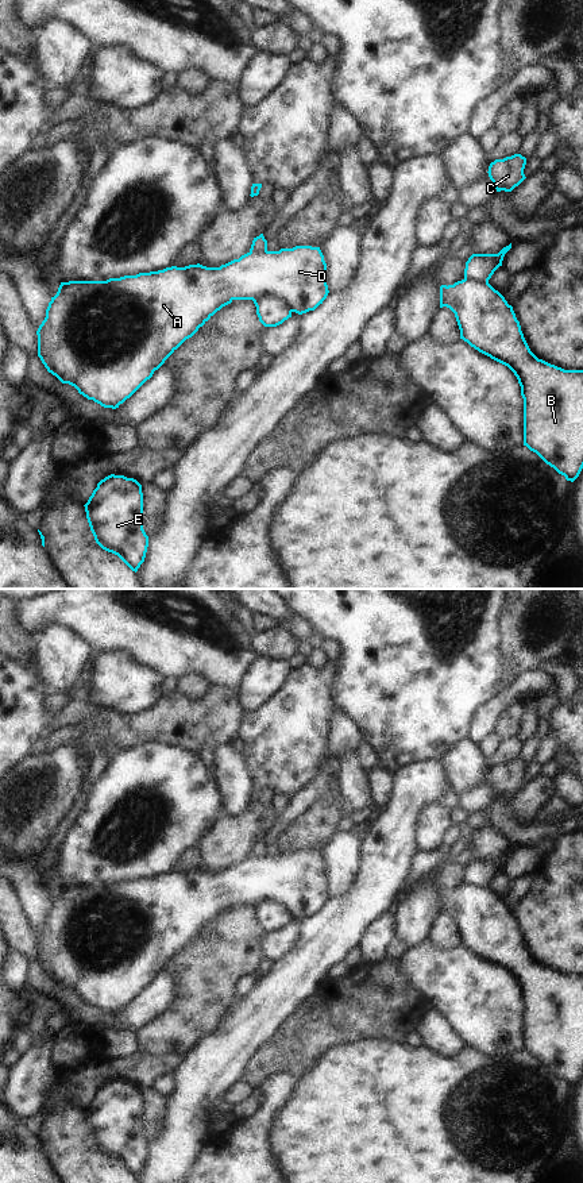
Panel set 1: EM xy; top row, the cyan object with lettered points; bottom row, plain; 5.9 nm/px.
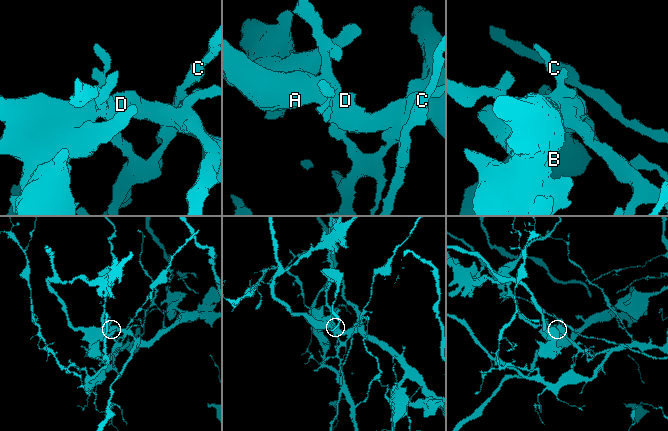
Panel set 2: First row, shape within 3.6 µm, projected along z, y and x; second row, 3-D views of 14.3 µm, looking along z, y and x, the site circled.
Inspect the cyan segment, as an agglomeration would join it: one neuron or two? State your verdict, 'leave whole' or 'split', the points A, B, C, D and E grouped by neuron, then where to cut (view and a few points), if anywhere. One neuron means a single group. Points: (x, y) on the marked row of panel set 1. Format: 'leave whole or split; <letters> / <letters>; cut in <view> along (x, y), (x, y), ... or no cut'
split; A B D E / C; cut in xy along (253, 300), (273, 295), (292, 311)

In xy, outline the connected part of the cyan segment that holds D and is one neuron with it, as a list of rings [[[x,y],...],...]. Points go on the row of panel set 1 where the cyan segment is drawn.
[[[296,246],[279,251],[250,251],[220,267],[200,263],[166,267],[158,271],[109,278],[107,281],[61,282],[39,325],[38,357],[49,373],[62,384],[74,386],[80,394],[104,408],[119,408],[155,370],[217,311],[233,300],[258,300],[266,294],[281,298],[298,315],[314,311],[327,298],[327,263],[320,247]]]

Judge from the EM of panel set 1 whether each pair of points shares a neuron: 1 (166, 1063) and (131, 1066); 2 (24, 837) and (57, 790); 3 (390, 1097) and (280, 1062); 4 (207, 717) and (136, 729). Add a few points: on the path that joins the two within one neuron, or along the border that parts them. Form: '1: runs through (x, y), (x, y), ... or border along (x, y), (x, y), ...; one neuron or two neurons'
1: runs through (158, 1066), (139, 1066); one neuron
2: runs through (24, 825), (45, 802); one neuron
3: border along (325, 1049), (296, 1079); two neurons
4: runs through (189, 723), (161, 723), (154, 725); one neuron

